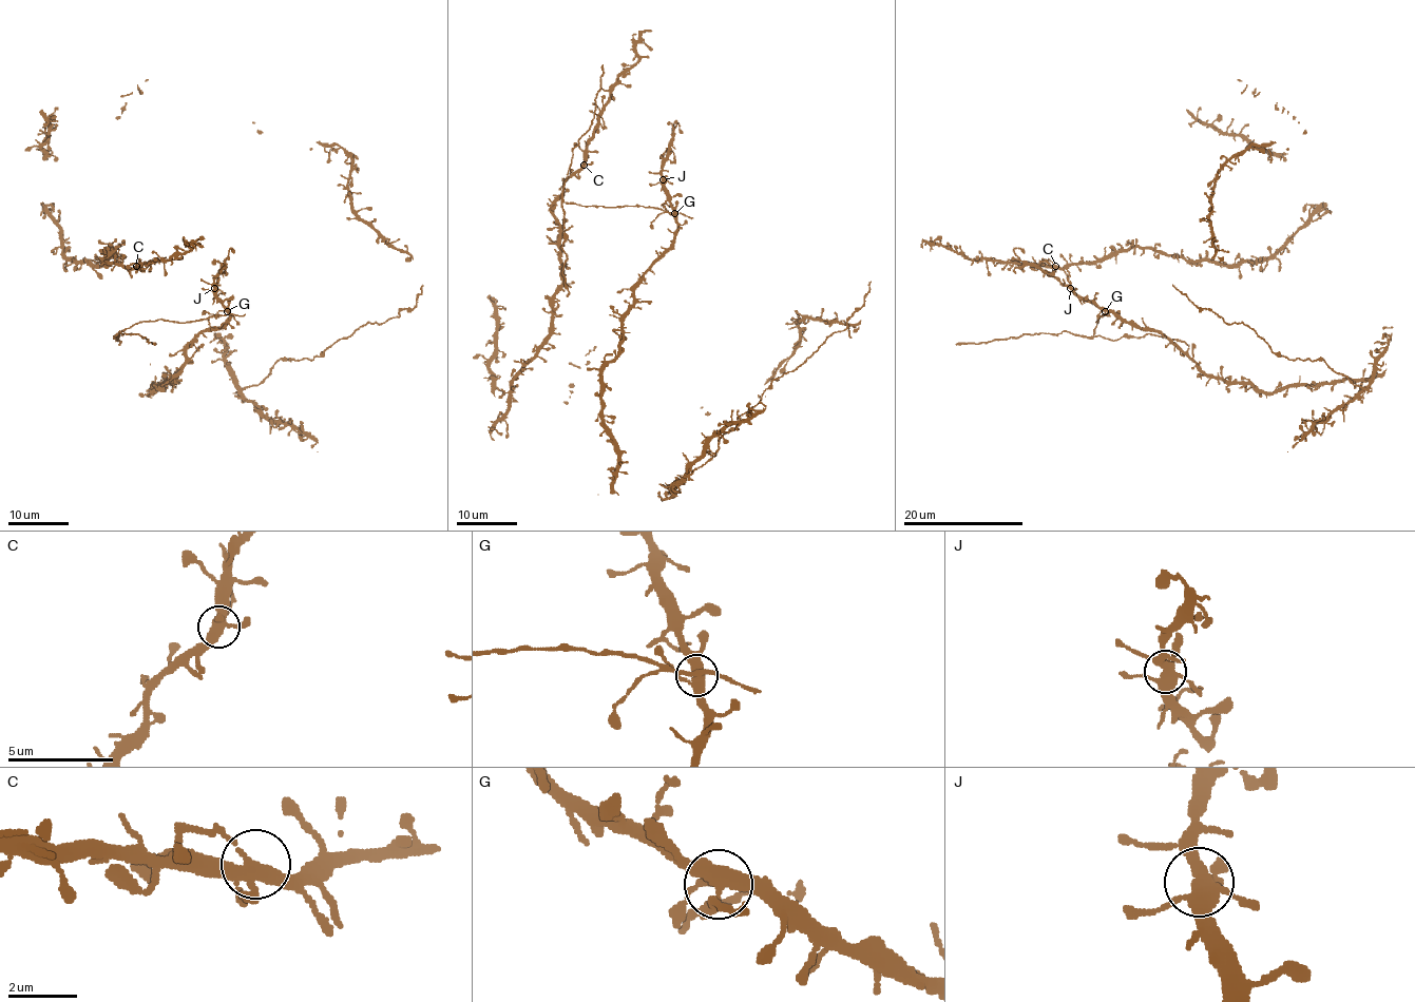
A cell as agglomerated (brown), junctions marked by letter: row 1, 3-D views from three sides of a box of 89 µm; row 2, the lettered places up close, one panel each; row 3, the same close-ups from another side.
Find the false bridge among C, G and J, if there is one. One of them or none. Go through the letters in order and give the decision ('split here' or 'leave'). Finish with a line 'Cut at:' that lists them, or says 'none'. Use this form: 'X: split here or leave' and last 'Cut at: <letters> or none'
C: leave
G: split here
J: leave
Cut at: G

